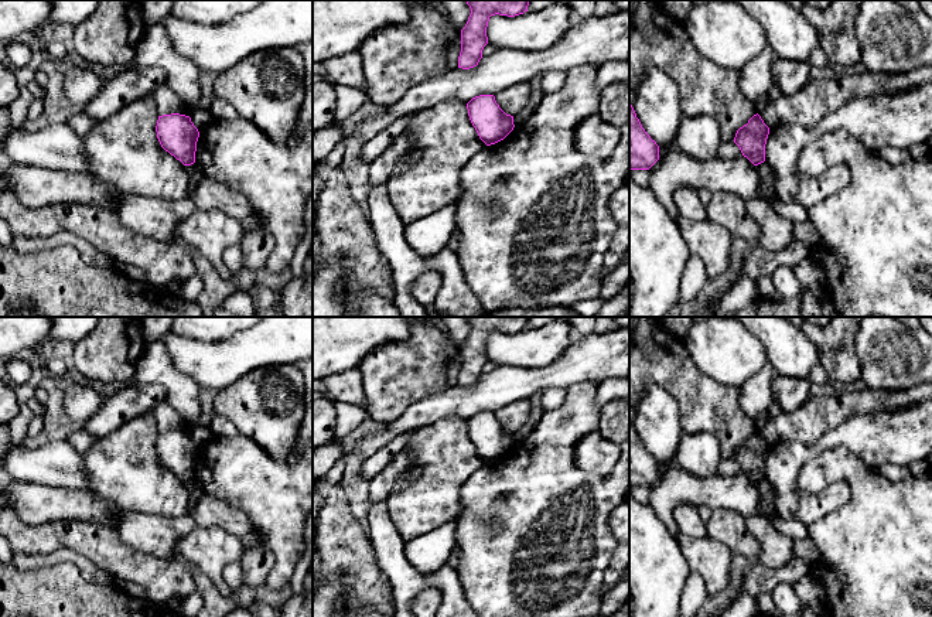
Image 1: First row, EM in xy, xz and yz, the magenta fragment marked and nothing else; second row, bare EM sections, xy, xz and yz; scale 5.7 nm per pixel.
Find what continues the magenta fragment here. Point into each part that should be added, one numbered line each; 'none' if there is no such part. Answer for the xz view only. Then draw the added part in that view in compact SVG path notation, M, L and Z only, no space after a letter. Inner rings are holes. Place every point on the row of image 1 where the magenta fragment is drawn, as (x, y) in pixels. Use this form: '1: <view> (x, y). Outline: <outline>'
none

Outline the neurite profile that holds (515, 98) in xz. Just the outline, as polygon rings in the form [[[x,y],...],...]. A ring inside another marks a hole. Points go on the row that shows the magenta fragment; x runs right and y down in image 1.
[[[519,82],[498,92],[495,100],[506,115],[515,116],[528,105],[529,96],[530,83]]]

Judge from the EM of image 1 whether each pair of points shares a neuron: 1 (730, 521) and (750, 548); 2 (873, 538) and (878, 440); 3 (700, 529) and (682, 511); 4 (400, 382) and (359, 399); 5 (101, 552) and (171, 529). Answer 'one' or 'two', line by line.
1: one
2: two
3: one
4: two
5: two

